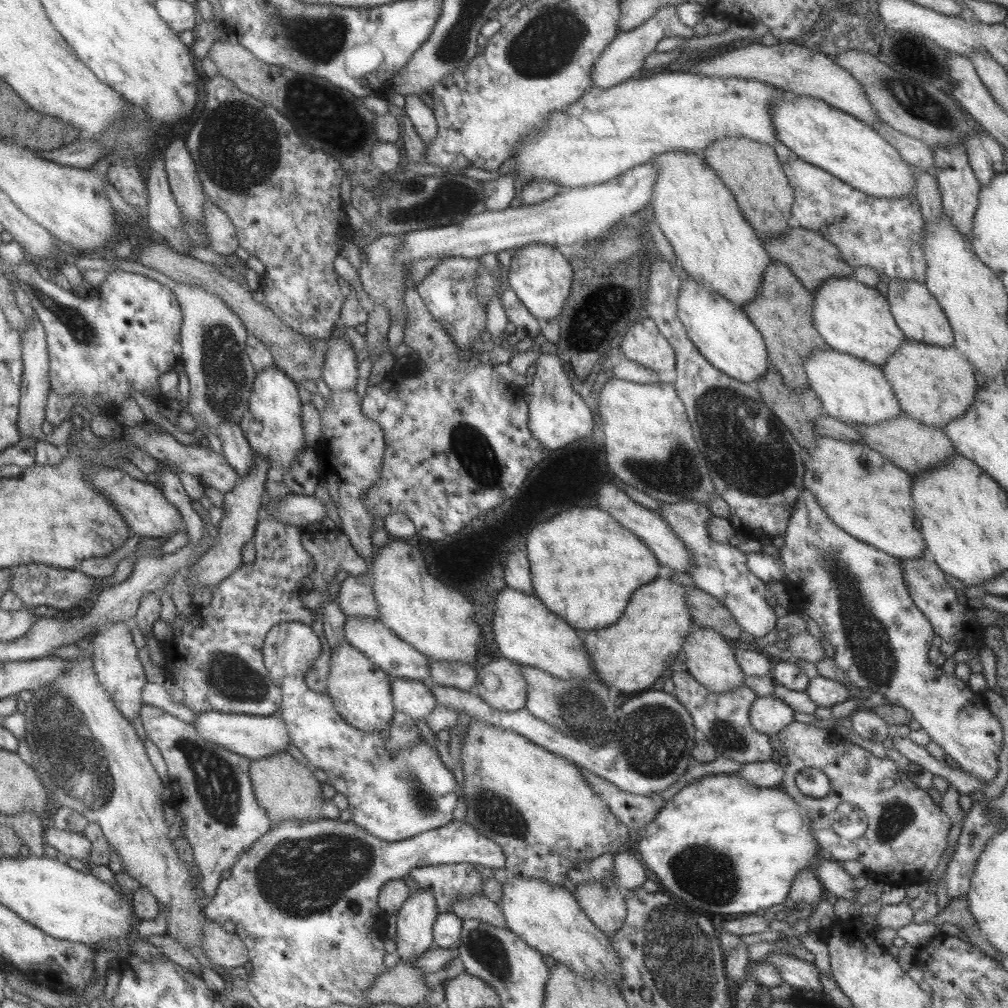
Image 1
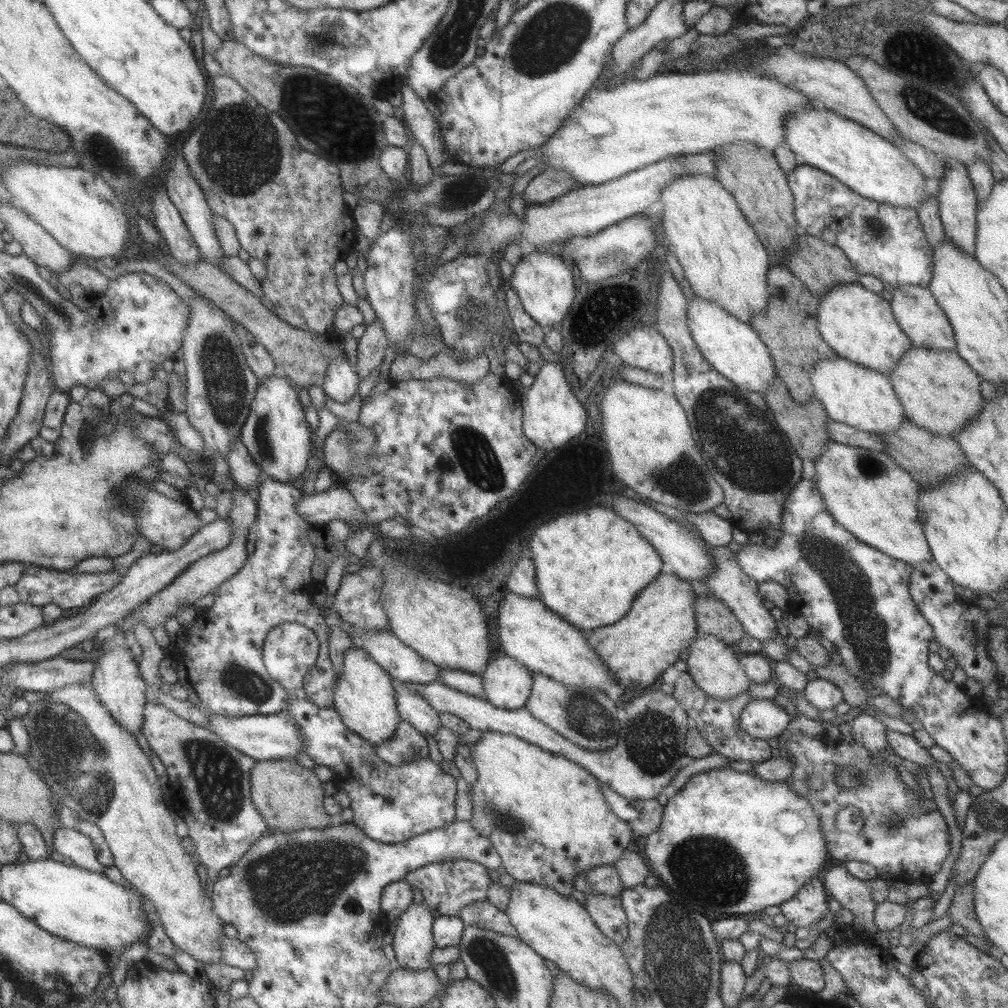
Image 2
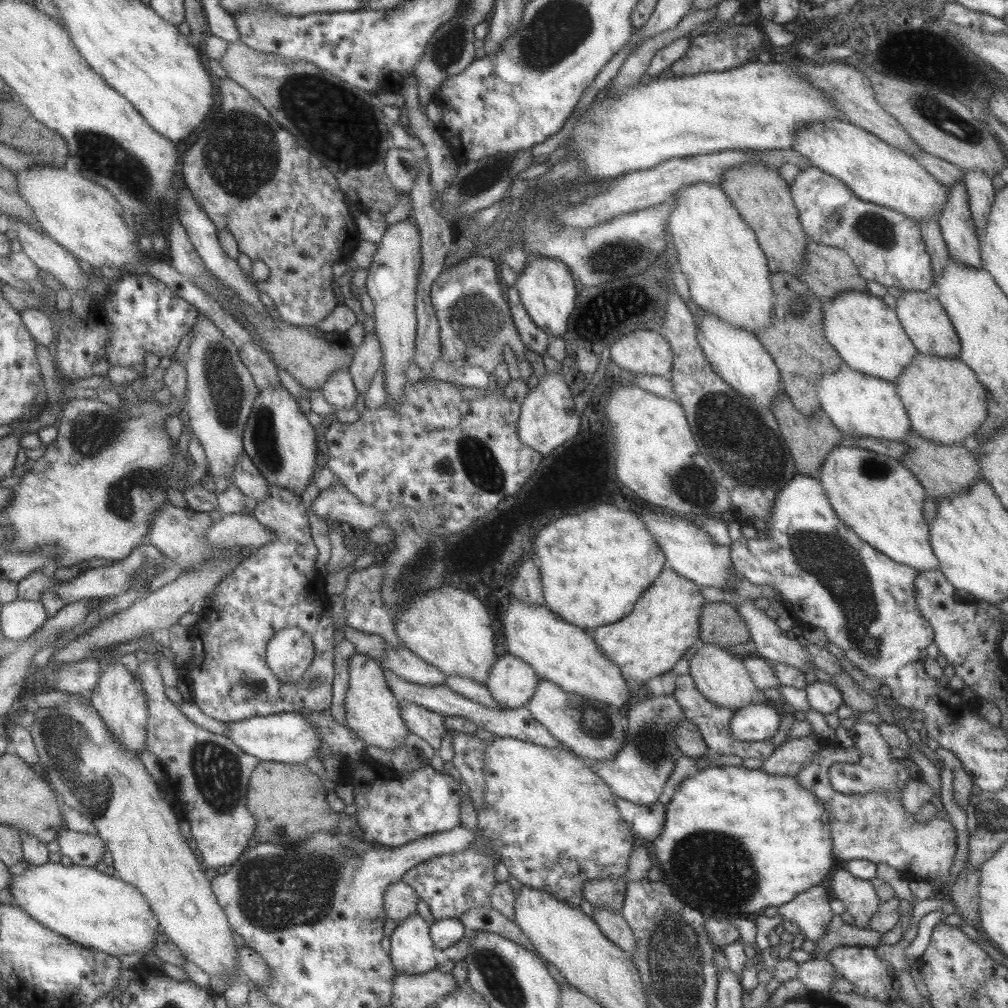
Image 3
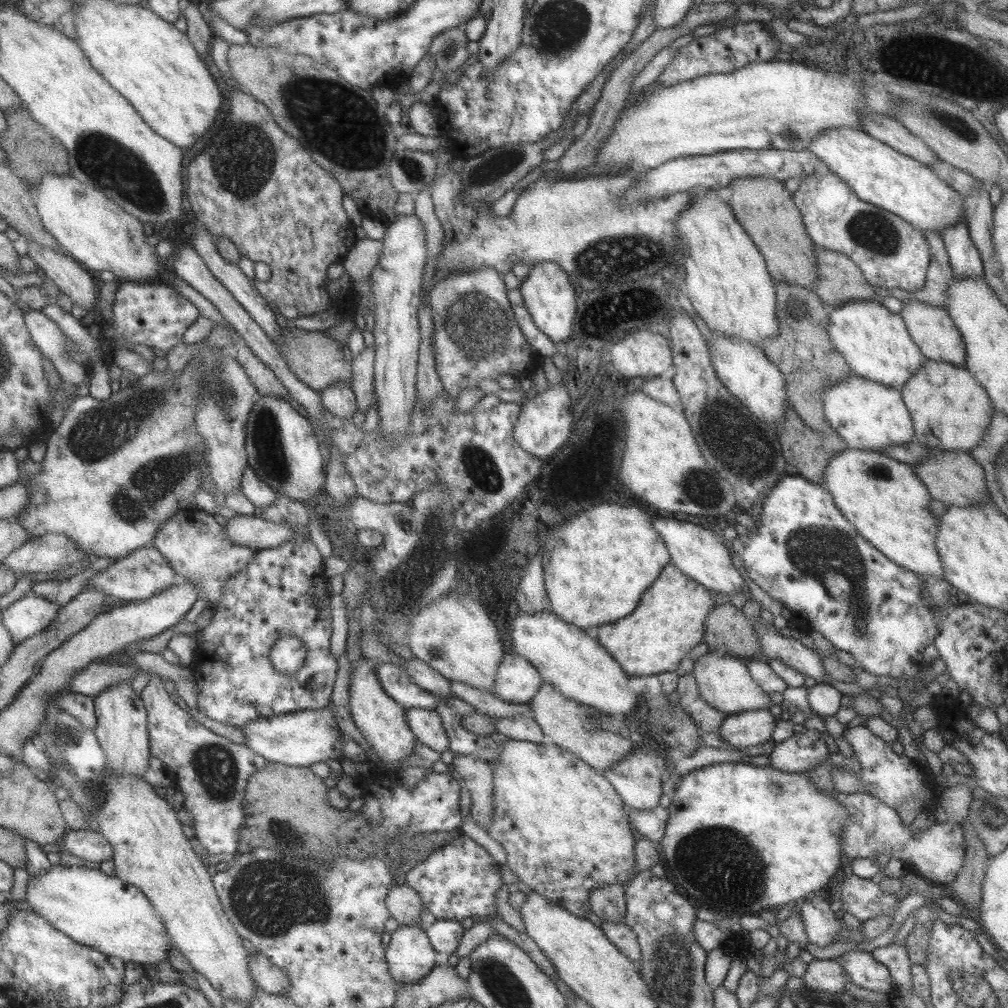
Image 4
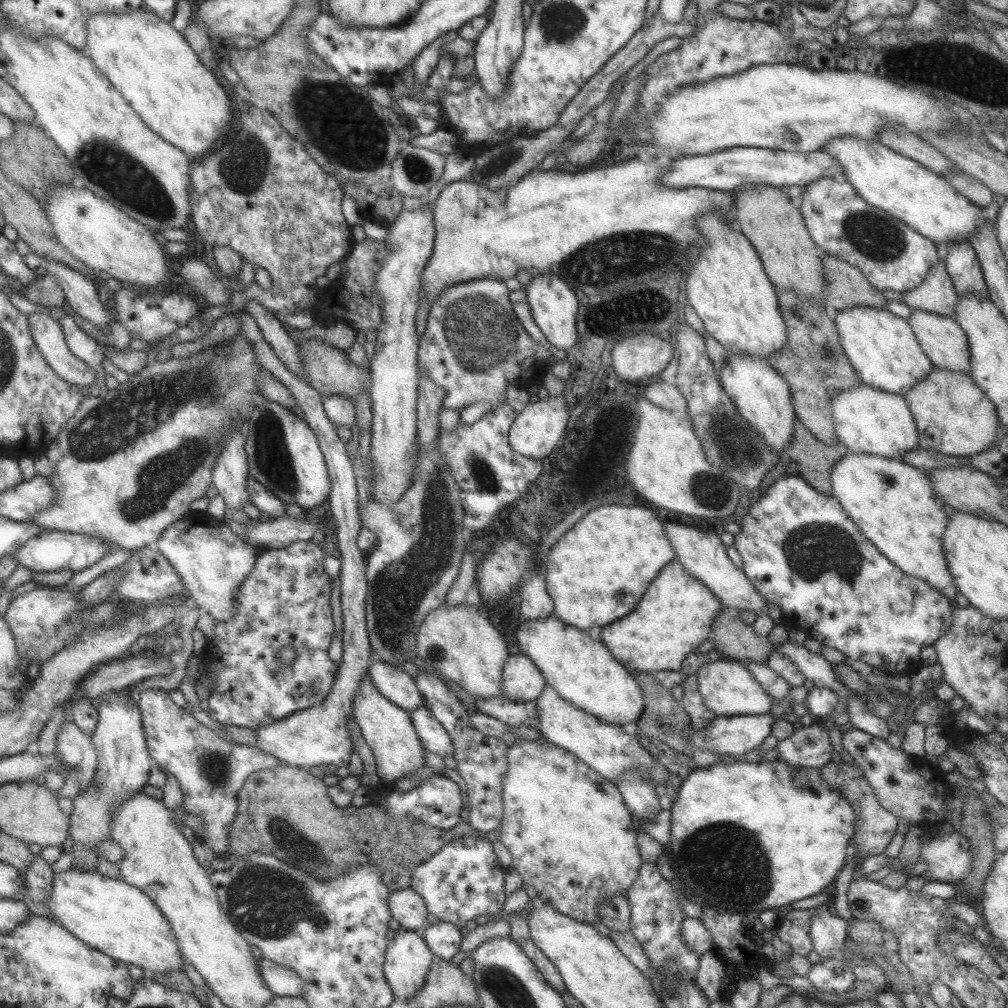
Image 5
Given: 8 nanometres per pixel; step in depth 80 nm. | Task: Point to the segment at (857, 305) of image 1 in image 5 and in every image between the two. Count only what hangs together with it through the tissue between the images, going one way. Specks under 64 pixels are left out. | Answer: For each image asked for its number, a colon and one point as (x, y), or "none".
2: (858, 324)
3: (867, 335)
4: (874, 342)
5: (881, 347)

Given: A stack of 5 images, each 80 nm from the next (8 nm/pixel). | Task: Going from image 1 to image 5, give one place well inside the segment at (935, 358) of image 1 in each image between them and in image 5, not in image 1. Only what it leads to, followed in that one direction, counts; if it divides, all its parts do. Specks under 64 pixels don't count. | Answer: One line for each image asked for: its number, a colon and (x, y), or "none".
2: (939, 392)
3: (945, 403)
4: (950, 410)
5: (952, 416)

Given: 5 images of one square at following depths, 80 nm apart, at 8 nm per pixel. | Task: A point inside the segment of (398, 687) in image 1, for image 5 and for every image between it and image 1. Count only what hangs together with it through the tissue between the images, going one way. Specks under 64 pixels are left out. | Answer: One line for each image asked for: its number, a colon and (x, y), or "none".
2: (411, 708)
3: (428, 725)
4: (425, 725)
5: (432, 736)

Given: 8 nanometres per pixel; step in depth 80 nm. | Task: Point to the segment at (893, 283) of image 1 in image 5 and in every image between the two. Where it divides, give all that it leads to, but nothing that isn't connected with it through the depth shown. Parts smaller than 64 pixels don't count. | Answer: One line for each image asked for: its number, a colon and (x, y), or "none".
2: (921, 319)
3: (924, 320)
4: (931, 328)
5: (942, 340)

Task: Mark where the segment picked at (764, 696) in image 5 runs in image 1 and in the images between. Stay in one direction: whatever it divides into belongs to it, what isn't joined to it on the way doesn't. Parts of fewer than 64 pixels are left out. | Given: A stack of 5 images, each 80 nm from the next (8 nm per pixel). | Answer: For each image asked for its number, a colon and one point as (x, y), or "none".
1: (709, 659)
2: (713, 665)
3: (719, 675)
4: (724, 683)

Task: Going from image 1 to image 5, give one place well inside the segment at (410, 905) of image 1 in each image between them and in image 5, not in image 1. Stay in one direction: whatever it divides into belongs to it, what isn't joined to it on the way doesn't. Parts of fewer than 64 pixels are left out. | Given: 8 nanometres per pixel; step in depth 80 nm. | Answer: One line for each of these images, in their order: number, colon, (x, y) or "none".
2: (412, 942)
3: (411, 950)
4: (409, 956)
5: (407, 959)

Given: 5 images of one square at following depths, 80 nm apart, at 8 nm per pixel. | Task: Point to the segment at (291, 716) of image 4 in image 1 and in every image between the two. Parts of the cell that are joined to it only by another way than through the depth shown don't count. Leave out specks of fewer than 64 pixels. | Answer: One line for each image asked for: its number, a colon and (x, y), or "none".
1: (252, 736)
2: (274, 736)
3: (288, 738)

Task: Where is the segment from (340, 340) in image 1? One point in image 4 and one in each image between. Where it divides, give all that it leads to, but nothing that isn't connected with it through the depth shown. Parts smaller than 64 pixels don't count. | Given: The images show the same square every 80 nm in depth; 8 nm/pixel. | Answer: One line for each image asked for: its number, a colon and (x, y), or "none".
2: (340, 383)
3: (338, 390)
4: (339, 400)

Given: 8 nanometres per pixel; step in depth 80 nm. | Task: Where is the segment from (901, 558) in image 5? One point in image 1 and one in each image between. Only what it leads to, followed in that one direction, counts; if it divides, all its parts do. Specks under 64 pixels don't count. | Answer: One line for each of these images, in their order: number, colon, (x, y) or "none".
1: (863, 493)
2: (875, 500)
3: (876, 496)
4: (884, 499)

